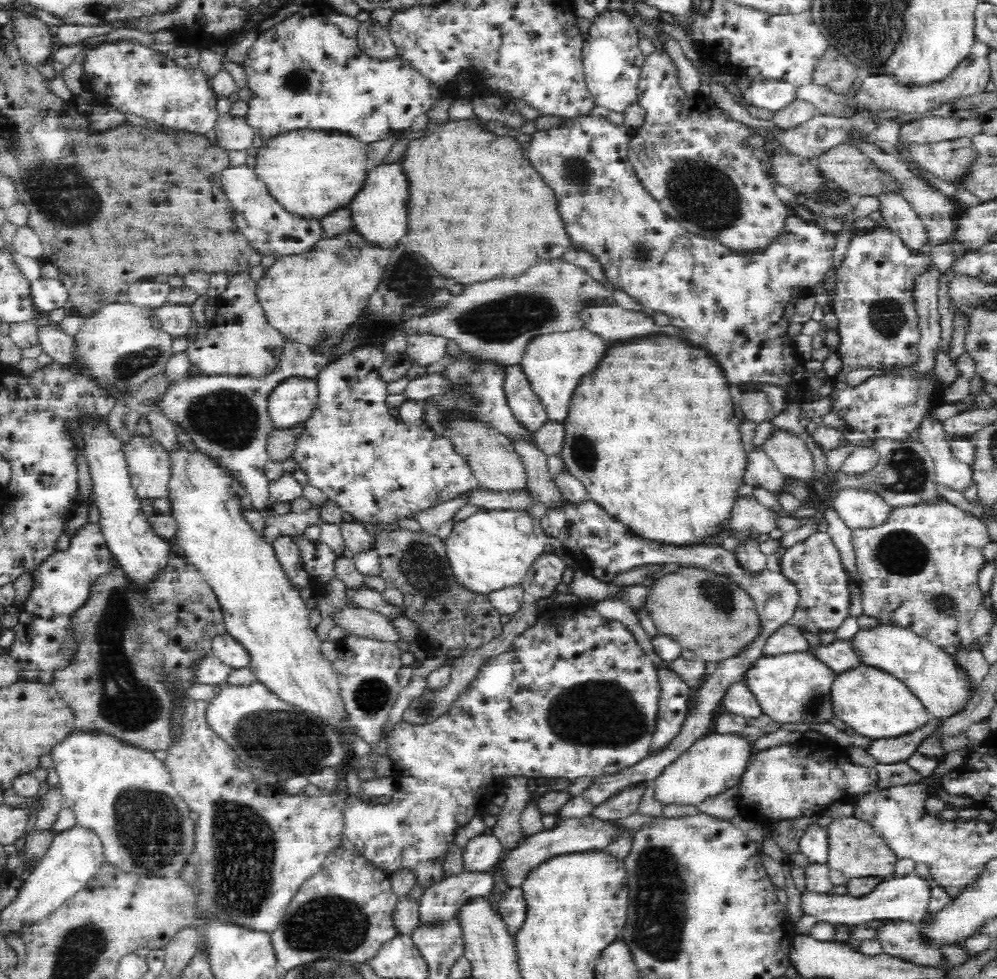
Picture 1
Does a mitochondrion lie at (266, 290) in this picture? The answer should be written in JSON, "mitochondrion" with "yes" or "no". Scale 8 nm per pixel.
{"mitochondrion":"no"}

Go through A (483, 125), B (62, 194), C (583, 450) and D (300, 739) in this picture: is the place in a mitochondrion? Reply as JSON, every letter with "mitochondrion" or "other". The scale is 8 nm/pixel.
{"A":"other","B":"mitochondrion","C":"mitochondrion","D":"mitochondrion"}

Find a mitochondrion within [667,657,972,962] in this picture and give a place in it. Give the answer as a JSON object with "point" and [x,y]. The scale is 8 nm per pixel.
{"point":[812,706]}

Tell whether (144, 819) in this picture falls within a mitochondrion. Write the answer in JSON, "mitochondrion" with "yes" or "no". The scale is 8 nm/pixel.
{"mitochondrion":"yes"}

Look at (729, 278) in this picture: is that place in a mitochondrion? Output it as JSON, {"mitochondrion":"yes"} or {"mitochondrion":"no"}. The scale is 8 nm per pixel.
{"mitochondrion":"no"}

